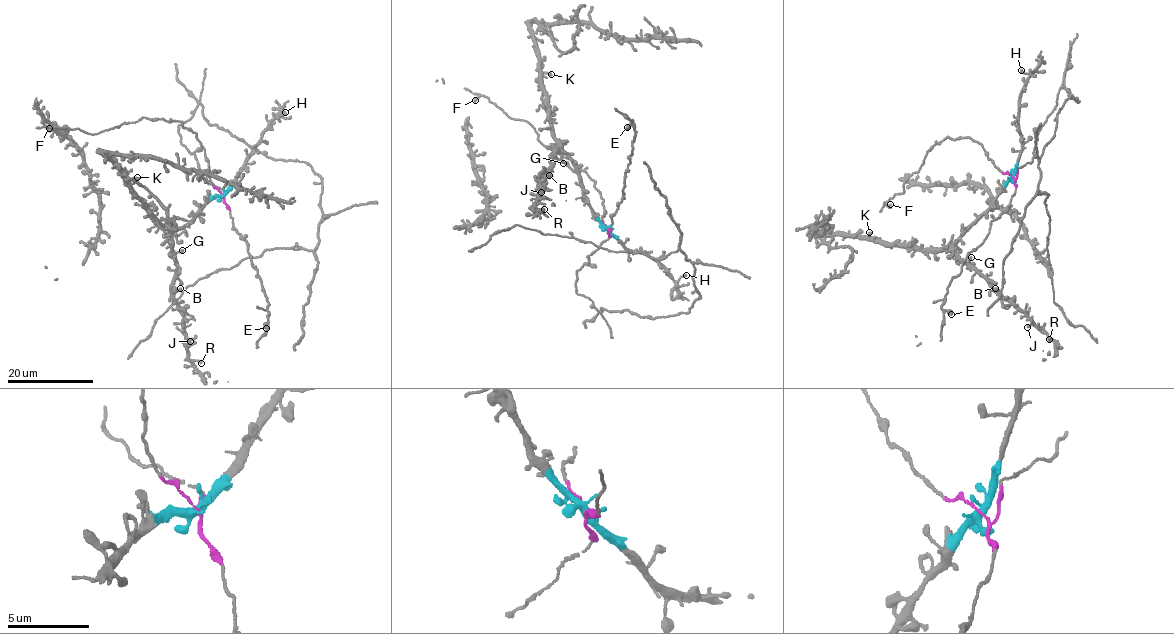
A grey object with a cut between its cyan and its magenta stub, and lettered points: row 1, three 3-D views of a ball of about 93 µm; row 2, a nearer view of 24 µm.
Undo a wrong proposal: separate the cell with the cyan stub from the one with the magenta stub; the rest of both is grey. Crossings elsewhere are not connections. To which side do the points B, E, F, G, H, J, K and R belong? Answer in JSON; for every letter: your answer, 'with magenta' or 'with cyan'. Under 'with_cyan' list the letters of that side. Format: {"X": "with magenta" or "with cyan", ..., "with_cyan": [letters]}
{"B": "with cyan", "E": "with magenta", "F": "with magenta", "G": "with cyan", "H": "with cyan", "J": "with cyan", "K": "with cyan", "R": "with cyan", "with_cyan": ["B", "G", "H", "J", "K", "R"]}

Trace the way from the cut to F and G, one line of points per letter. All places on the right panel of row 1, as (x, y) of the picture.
F: (1012, 176), (970, 138), (947, 137), (928, 151), (904, 192), (885, 202), (891, 204)
G: (1012, 176), (988, 209), (968, 225), (954, 247), (955, 252), (966, 261), (971, 257)

